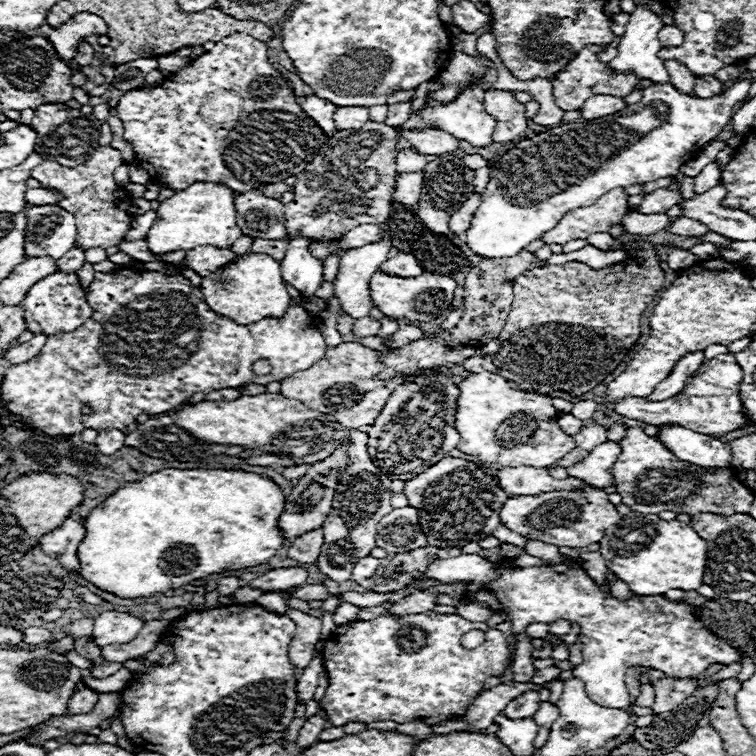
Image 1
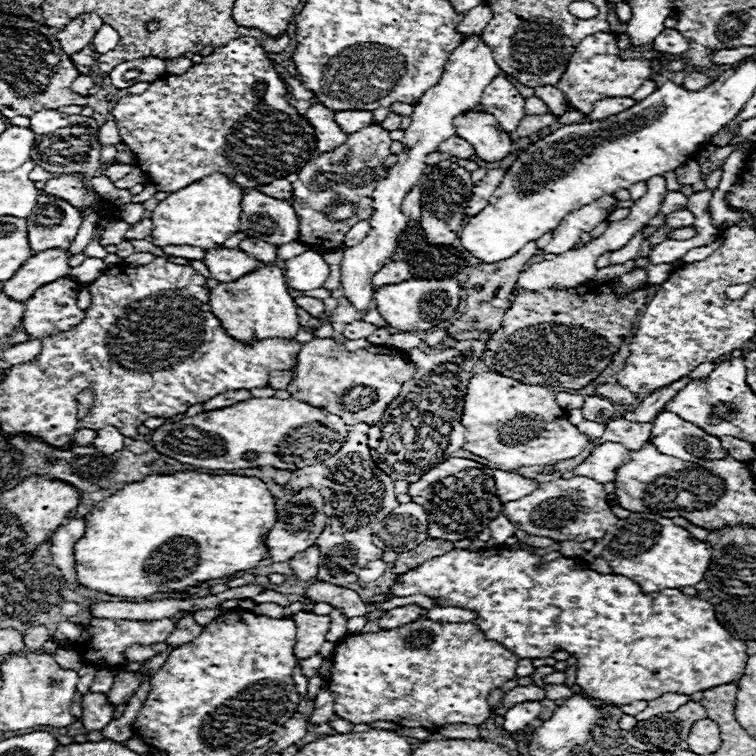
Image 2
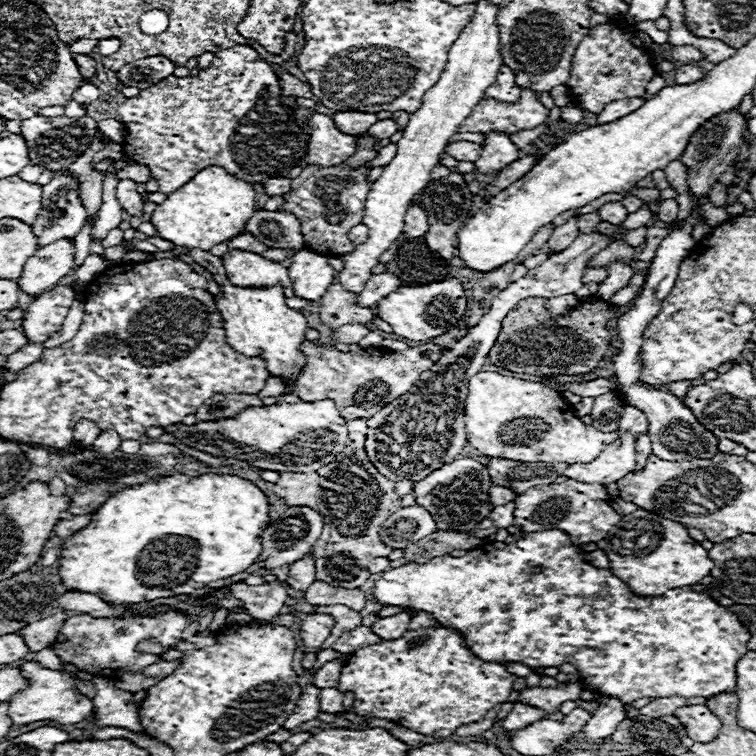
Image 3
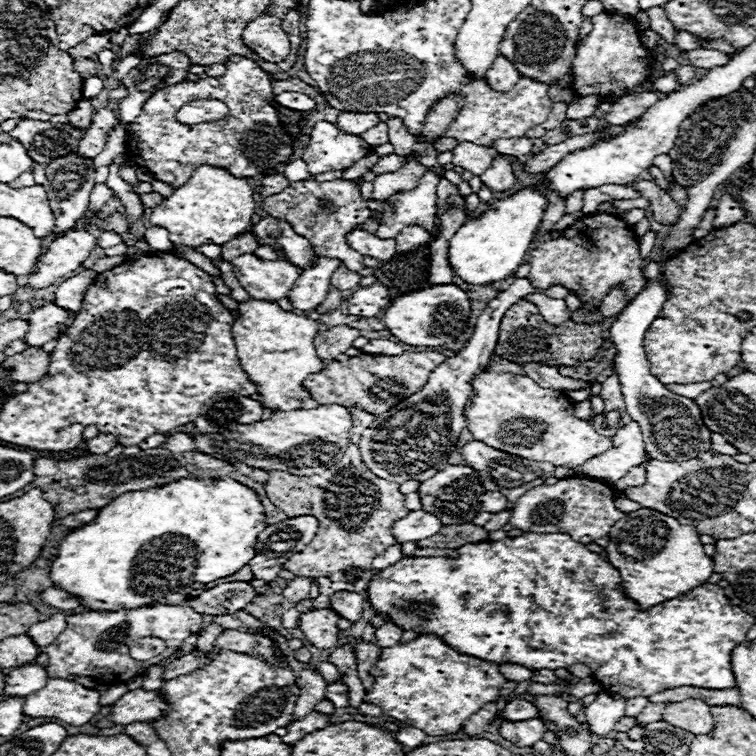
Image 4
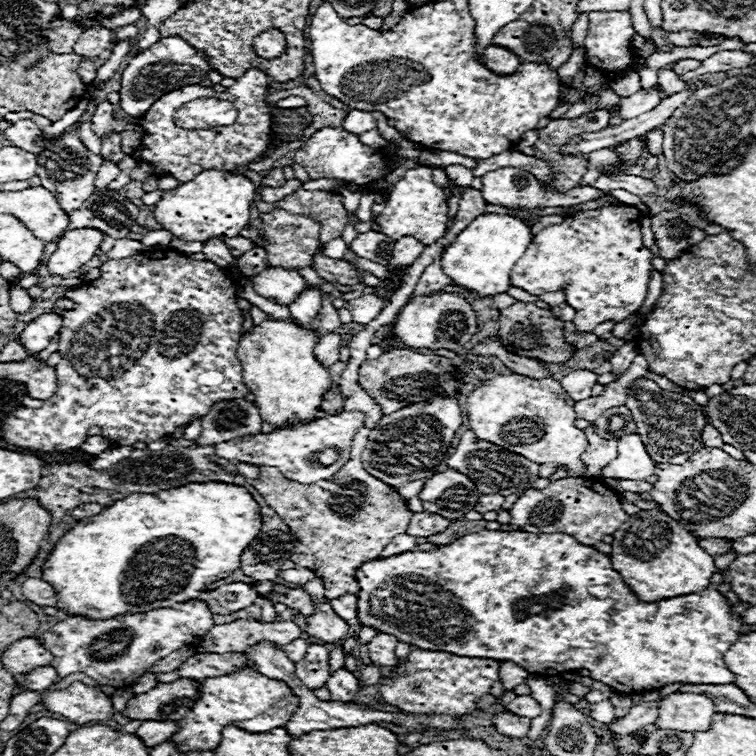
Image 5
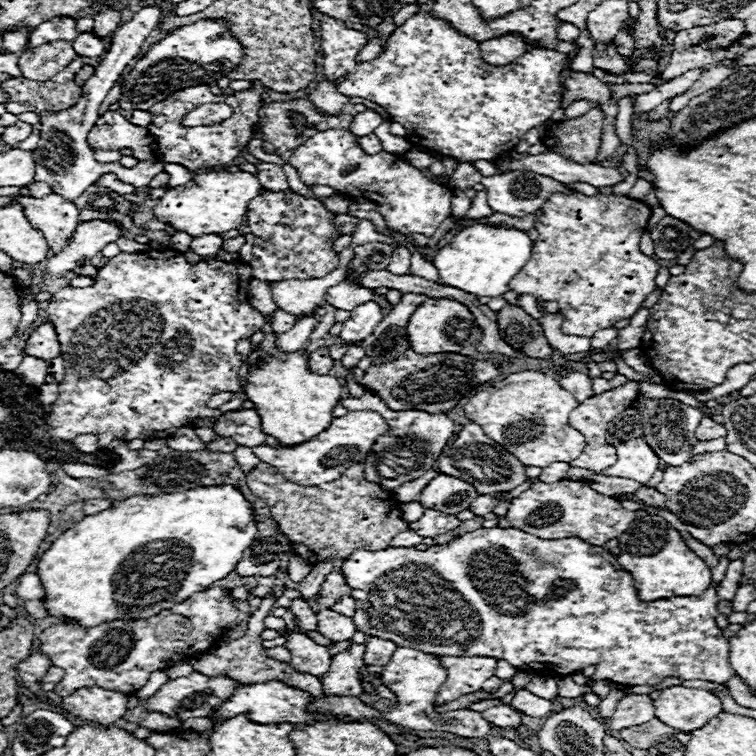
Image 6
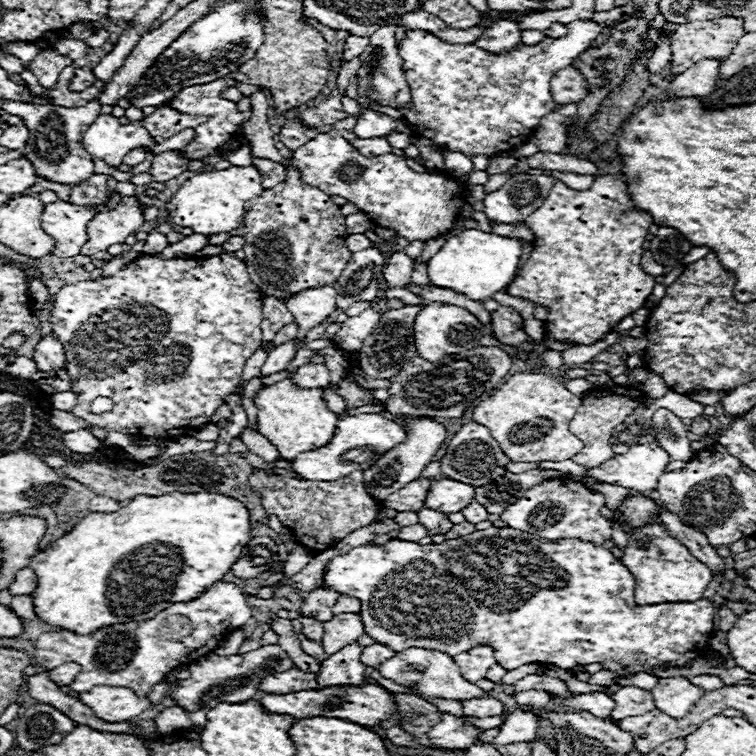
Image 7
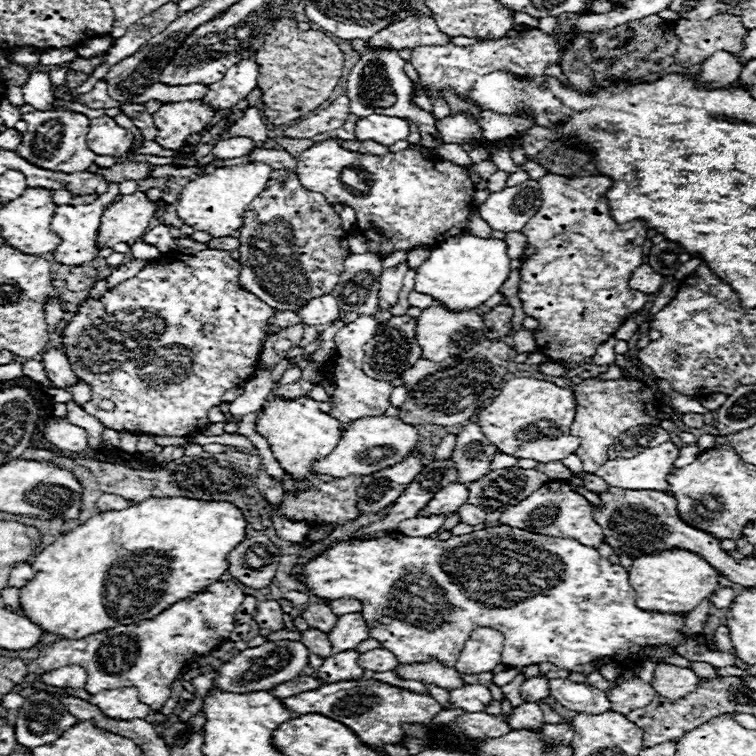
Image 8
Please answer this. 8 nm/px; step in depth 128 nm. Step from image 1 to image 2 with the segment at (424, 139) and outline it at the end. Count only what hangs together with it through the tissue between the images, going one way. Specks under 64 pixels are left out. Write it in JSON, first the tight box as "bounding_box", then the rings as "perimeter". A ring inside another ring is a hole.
{"bounding_box":[438,136,476,160],"perimeter":[[[452,136],[452,138],[444,140],[438,146],[438,152],[444,152],[444,154],[456,156],[456,158],[464,158],[464,160],[470,160],[472,156],[476,156],[472,144],[468,144],[464,138],[458,138],[458,136]]]}

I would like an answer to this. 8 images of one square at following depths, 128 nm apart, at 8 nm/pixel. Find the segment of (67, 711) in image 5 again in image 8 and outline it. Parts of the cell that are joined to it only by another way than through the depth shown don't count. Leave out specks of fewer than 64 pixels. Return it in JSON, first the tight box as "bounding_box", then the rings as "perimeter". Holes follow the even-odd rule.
{"bounding_box":[90,688,150,720],"perimeter":[[[118,688],[118,690],[104,690],[92,694],[90,704],[96,704],[106,716],[114,720],[132,720],[132,718],[146,718],[150,714],[150,706],[140,702],[136,688]]]}

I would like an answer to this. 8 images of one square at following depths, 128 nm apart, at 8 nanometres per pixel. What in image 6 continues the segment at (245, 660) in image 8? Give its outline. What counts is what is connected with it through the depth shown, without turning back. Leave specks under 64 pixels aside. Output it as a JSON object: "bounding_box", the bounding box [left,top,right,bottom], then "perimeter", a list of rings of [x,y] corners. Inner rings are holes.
{"bounding_box":[146,646,292,720],"perimeter":[[[276,646],[276,648],[268,648],[266,650],[266,656],[268,658],[272,658],[272,660],[280,660],[280,662],[290,662],[292,660],[292,656],[290,656],[290,652],[284,648],[284,646]],[[192,672],[186,678],[176,678],[176,680],[168,680],[154,696],[148,698],[146,708],[150,712],[162,712],[180,720],[188,720],[188,718],[200,718],[200,716],[210,716],[218,704],[222,704],[224,700],[228,700],[232,696],[232,692],[240,686],[238,680],[232,678],[224,678],[224,676],[204,676],[200,672]]]}

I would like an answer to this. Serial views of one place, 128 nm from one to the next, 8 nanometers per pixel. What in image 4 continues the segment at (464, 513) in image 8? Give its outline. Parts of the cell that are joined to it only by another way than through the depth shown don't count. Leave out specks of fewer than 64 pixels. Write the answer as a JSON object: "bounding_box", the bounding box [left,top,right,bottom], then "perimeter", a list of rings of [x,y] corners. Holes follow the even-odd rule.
{"bounding_box":[480,492,508,514],"perimeter":[[[486,492],[486,494],[480,498],[480,502],[482,502],[482,512],[490,512],[490,514],[502,510],[502,508],[508,504],[506,496],[500,494],[500,492]]]}

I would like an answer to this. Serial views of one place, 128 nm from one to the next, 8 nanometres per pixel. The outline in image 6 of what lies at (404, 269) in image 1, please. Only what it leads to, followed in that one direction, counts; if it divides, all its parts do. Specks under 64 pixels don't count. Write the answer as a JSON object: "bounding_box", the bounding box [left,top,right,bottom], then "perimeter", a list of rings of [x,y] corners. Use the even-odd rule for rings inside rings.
{"bounding_box":[340,302,382,342],"perimeter":[[[366,302],[352,310],[348,322],[344,322],[340,338],[344,342],[362,342],[374,330],[374,326],[382,320],[382,308],[376,302]]]}

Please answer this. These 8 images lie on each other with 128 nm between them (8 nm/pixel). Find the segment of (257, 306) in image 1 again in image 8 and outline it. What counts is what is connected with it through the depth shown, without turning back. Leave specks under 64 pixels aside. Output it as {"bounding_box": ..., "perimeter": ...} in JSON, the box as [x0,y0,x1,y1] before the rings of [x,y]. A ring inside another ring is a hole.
{"bounding_box":[256,396,342,480],"perimeter":[[[306,396],[298,400],[270,400],[268,406],[258,414],[256,432],[268,440],[274,458],[292,480],[312,480],[316,476],[316,472],[312,472],[312,462],[328,456],[342,436],[340,422],[322,412],[318,402]]]}

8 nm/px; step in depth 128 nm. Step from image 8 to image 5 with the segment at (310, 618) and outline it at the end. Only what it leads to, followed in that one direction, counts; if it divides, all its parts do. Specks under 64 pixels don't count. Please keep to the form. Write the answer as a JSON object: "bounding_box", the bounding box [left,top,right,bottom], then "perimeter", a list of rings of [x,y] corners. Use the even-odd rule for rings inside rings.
{"bounding_box":[250,444,412,600],"perimeter":[[[354,444],[352,450],[352,458],[340,468],[340,472],[330,480],[330,490],[322,490],[316,484],[298,484],[294,480],[288,480],[280,474],[278,468],[264,468],[260,466],[260,476],[256,480],[250,480],[250,484],[260,492],[260,496],[268,502],[270,508],[274,508],[274,512],[284,520],[284,524],[290,528],[290,534],[302,544],[298,546],[296,554],[290,554],[290,560],[298,566],[310,568],[312,572],[320,574],[324,580],[324,596],[326,600],[332,598],[340,598],[344,594],[358,594],[358,584],[356,584],[356,570],[362,562],[378,558],[380,552],[384,550],[386,544],[390,544],[390,540],[402,532],[406,532],[408,528],[408,520],[412,518],[412,512],[406,508],[406,500],[388,484],[384,484],[382,480],[370,476],[364,468],[362,468],[362,460],[360,460],[360,444]]]}

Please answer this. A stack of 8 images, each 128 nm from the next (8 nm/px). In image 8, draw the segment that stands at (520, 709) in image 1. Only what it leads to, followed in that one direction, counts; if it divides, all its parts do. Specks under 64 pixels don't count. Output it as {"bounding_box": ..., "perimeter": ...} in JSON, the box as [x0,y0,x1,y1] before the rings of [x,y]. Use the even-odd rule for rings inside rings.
{"bounding_box":[520,676,548,702],"perimeter":[[[534,676],[534,678],[524,680],[524,684],[520,686],[520,694],[528,702],[544,700],[548,696],[548,678],[546,676]]]}

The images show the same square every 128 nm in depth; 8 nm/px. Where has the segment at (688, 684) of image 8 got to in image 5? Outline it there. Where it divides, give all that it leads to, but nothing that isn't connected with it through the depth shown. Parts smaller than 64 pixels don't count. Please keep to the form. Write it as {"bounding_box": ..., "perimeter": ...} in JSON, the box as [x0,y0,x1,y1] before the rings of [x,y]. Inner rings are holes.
{"bounding_box":[658,692,716,732],"perimeter":[[[672,692],[658,706],[658,728],[678,732],[704,732],[716,714],[714,702],[706,694]]]}

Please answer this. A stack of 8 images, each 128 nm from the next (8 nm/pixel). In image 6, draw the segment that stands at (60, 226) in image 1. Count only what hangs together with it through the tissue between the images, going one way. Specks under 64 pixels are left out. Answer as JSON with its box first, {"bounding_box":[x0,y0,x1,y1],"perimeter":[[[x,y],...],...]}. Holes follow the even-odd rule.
{"bounding_box":[32,2,164,200],"perimeter":[[[152,2],[142,6],[134,18],[126,24],[122,24],[114,34],[112,34],[112,44],[108,52],[102,56],[102,59],[95,68],[95,73],[90,80],[86,80],[84,84],[84,92],[80,96],[80,102],[64,112],[42,112],[40,114],[40,140],[38,140],[38,148],[32,150],[32,158],[36,160],[36,182],[46,182],[50,184],[50,188],[64,196],[66,200],[74,200],[80,194],[86,192],[88,186],[92,186],[98,176],[112,172],[118,178],[122,178],[124,182],[132,184],[134,188],[144,188],[150,184],[150,180],[164,170],[162,162],[138,162],[134,168],[124,168],[120,164],[100,164],[94,160],[94,152],[86,142],[86,136],[92,128],[92,124],[96,124],[98,120],[98,110],[102,106],[102,100],[106,98],[106,94],[110,92],[110,88],[116,84],[116,80],[120,78],[122,71],[132,64],[132,60],[138,56],[140,46],[144,44],[144,40],[148,38],[148,34],[158,26],[158,22],[162,20],[162,2]]]}

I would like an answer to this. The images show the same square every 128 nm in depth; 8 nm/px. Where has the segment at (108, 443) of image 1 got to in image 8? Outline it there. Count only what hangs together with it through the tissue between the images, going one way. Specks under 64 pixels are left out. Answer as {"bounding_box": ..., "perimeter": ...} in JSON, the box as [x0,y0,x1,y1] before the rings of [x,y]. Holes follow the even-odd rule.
{"bounding_box":[44,416,88,452],"perimeter":[[[52,416],[46,422],[46,430],[44,430],[44,438],[54,444],[60,450],[70,450],[70,452],[82,452],[88,448],[88,440],[86,440],[86,430],[80,426],[70,424],[68,420],[56,418]]]}

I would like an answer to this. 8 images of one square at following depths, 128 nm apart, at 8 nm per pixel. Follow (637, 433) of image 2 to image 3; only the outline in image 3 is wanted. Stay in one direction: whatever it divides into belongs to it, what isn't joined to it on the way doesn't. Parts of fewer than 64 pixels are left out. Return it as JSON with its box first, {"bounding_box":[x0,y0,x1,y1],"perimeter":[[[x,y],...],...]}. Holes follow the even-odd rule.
{"bounding_box":[464,370,652,464],"perimeter":[[[482,370],[470,380],[470,394],[464,408],[468,442],[480,450],[482,456],[496,456],[518,462],[578,464],[594,460],[608,444],[618,438],[618,430],[606,434],[594,430],[592,426],[584,426],[584,422],[576,418],[568,406],[570,404],[564,402],[560,392],[554,392],[540,382],[528,382]],[[540,408],[550,408],[550,412],[542,412],[540,416]],[[646,434],[640,436],[640,440],[636,442],[636,450],[638,450],[638,458],[642,460],[642,464],[646,464],[648,456],[652,454],[652,446],[650,446],[650,440],[648,440]]]}

